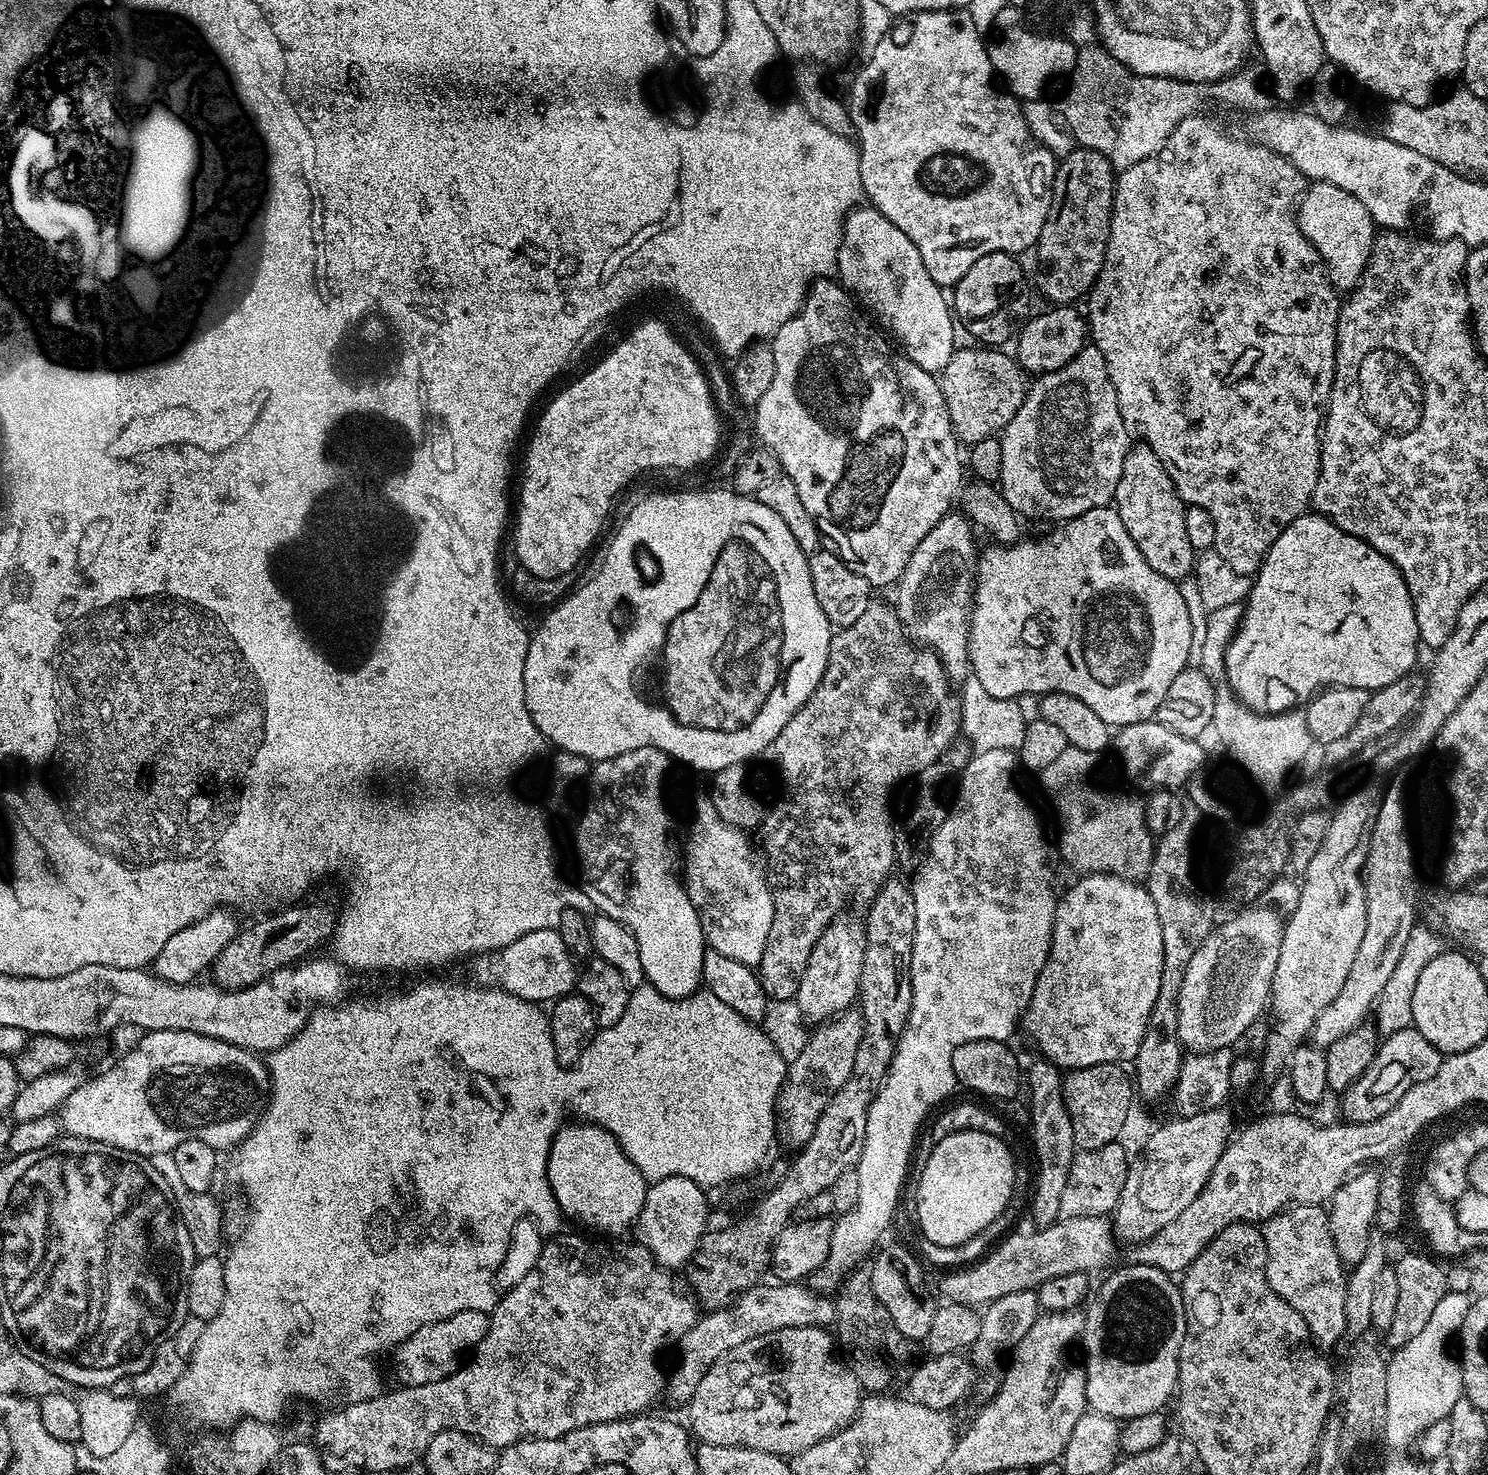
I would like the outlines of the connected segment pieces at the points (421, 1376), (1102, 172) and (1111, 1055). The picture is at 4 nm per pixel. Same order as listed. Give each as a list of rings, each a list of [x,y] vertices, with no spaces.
[[[462,1310],[462,1314],[454,1314],[445,1320],[430,1322],[430,1326],[422,1326],[422,1330],[414,1330],[410,1338],[396,1345],[390,1356],[399,1383],[404,1386],[426,1386],[452,1376],[470,1350],[488,1333],[488,1321],[489,1317],[478,1310]]]
[[[1073,148],[1059,161],[1056,170],[1056,182],[1052,185],[1052,205],[1046,218],[1046,226],[1042,226],[1042,234],[1036,239],[1034,255],[1036,255],[1036,284],[1040,292],[1052,306],[1072,306],[1076,299],[1087,297],[1092,291],[1092,284],[1098,278],[1100,267],[1106,254],[1108,235],[1110,234],[1110,218],[1112,217],[1112,199],[1116,193],[1117,173],[1105,156],[1098,150],[1089,148]]]
[[[1093,872],[1081,875],[1079,878],[1081,880],[1073,888],[1062,892],[1056,901],[1048,960],[1044,963],[1038,982],[1034,986],[1034,994],[1022,1017],[1022,1032],[1036,1043],[1036,1048],[1040,1051],[1037,1053],[1061,1070],[1114,1064],[1125,1062],[1124,1060],[1135,1061],[1138,1046],[1142,1046],[1142,1038],[1148,1029],[1150,1012],[1154,1010],[1154,1004],[1158,1002],[1158,988],[1162,978],[1162,922],[1158,922],[1158,910],[1154,906],[1154,898],[1150,898],[1147,887],[1134,880],[1124,880],[1120,876],[1113,876],[1110,872]]]

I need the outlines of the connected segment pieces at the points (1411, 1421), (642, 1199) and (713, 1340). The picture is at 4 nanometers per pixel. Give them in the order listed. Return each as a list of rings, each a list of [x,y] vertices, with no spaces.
[[[1447,1291],[1434,1306],[1430,1322],[1408,1340],[1388,1360],[1388,1381],[1386,1382],[1386,1418],[1382,1429],[1384,1444],[1392,1452],[1404,1452],[1415,1445],[1425,1430],[1434,1422],[1448,1419],[1454,1410],[1454,1402],[1464,1394],[1460,1361],[1448,1353],[1448,1343],[1453,1343],[1462,1322],[1470,1310],[1472,1300],[1469,1293]]]
[[[587,1122],[565,1123],[552,1139],[552,1149],[548,1155],[548,1181],[552,1187],[554,1198],[558,1202],[561,1213],[568,1216],[576,1224],[589,1228],[589,1233],[599,1234],[604,1238],[620,1238],[624,1231],[635,1225],[646,1202],[649,1181],[630,1162],[630,1158],[622,1150],[622,1146],[605,1128]]]
[[[761,1282],[755,1288],[743,1292],[726,1308],[717,1308],[701,1315],[676,1345],[680,1356],[678,1364],[666,1380],[666,1396],[686,1404],[694,1394],[700,1380],[732,1348],[744,1344],[750,1338],[770,1334],[783,1328],[798,1326],[828,1326],[836,1319],[836,1305],[827,1295],[821,1294],[800,1282],[767,1284]]]

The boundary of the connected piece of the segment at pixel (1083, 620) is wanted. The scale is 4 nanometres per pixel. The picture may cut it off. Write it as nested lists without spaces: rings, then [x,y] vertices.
[[[1115,507],[1095,508],[1086,510],[1086,514],[1076,516],[1072,520],[1063,521],[1053,532],[1045,534],[1041,540],[1019,539],[1015,544],[1007,546],[991,546],[979,553],[976,561],[976,582],[968,621],[968,662],[971,675],[982,682],[986,694],[1003,700],[1016,700],[1020,696],[1039,698],[1045,692],[1061,692],[1074,694],[1074,698],[1082,698],[1102,722],[1109,726],[1123,726],[1151,720],[1166,698],[1166,690],[1170,690],[1170,682],[1178,678],[1181,670],[1189,667],[1191,620],[1184,600],[1181,585],[1175,580],[1166,578],[1142,558],[1138,546],[1134,546],[1134,538],[1126,534],[1126,526],[1122,526],[1122,518],[1116,513]]]

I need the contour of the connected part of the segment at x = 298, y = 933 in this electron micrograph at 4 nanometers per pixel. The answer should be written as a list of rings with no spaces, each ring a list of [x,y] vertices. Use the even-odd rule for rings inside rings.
[[[300,902],[297,903],[295,906],[285,907],[288,908],[285,910],[285,912],[276,912],[273,914],[273,916],[268,916],[265,918],[265,920],[260,920],[257,922],[257,924],[250,925],[249,928],[245,930],[245,932],[244,929],[242,931],[239,931],[237,933],[237,936],[234,937],[230,943],[228,943],[228,945],[226,946],[226,950],[222,950],[222,954],[218,954],[218,958],[210,966],[211,983],[215,984],[216,987],[221,990],[231,990],[233,988],[249,988],[250,986],[254,986],[258,982],[262,982],[262,978],[266,978],[270,974],[274,974],[280,968],[289,967],[297,962],[303,961],[305,958],[311,957],[313,953],[315,953],[312,951],[314,951],[315,948],[319,946],[319,944],[324,944],[327,942],[327,940],[329,943],[329,941],[333,939],[336,930],[336,921],[338,919],[337,909],[335,910],[332,909],[331,906],[328,904],[304,904],[304,903],[308,902]]]

